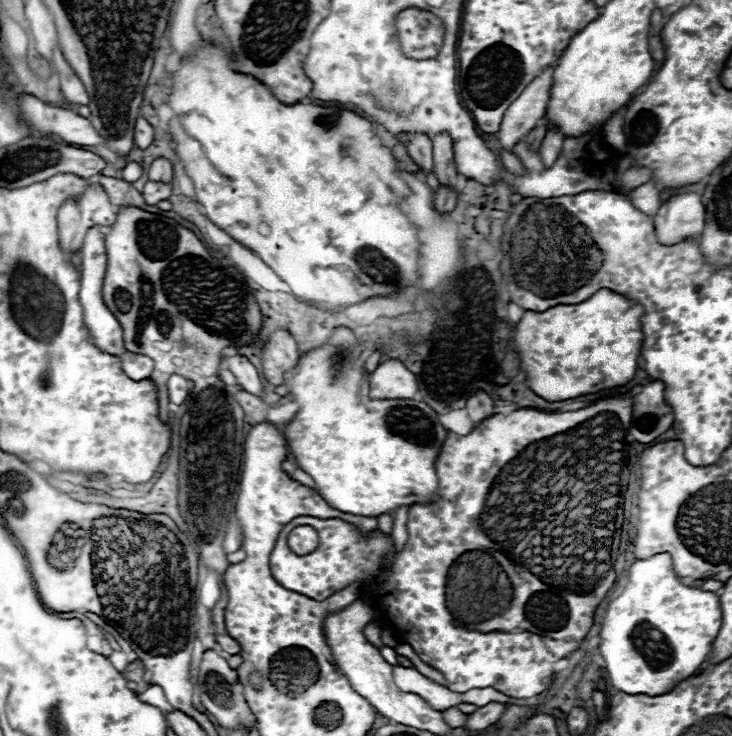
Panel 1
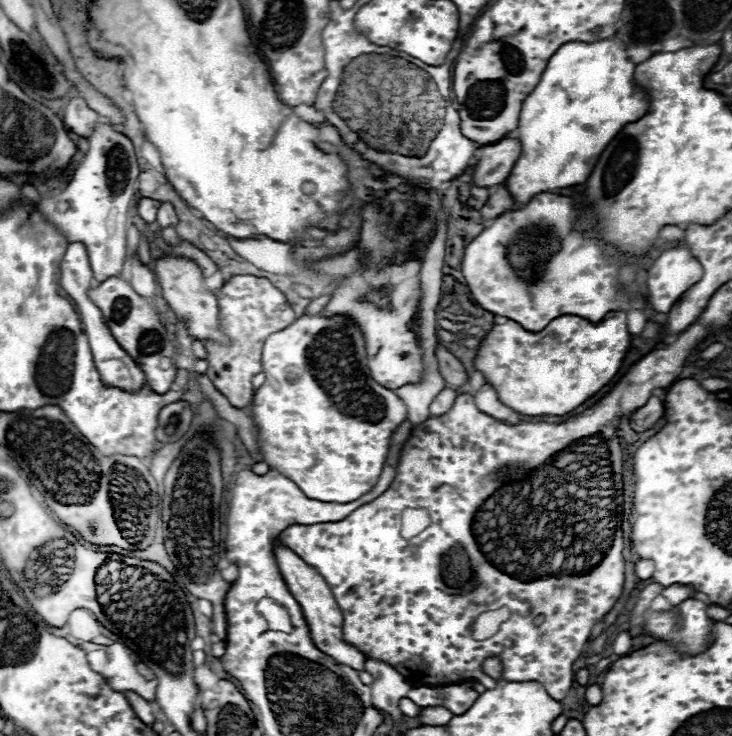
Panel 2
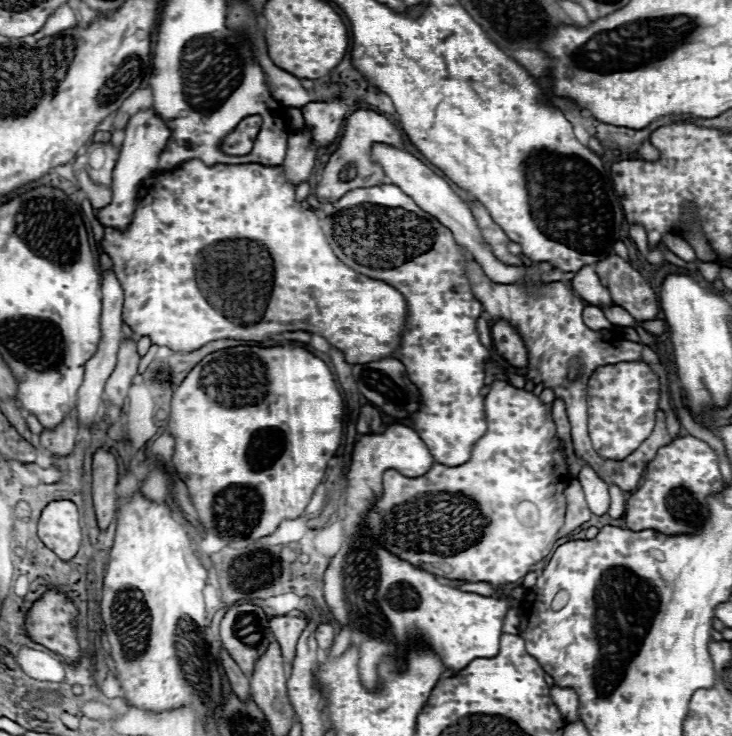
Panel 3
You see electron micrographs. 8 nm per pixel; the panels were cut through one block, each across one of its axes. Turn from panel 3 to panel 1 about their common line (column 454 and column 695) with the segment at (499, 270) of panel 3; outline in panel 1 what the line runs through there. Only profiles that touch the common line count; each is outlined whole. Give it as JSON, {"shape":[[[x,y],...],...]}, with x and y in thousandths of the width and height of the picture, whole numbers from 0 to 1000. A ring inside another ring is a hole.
{"shape":[[[937,261],[918,266],[910,277],[902,280],[893,293],[893,310],[899,329],[907,334],[926,332],[932,326],[956,323],[962,313],[964,283],[956,272],[956,264]]]}

